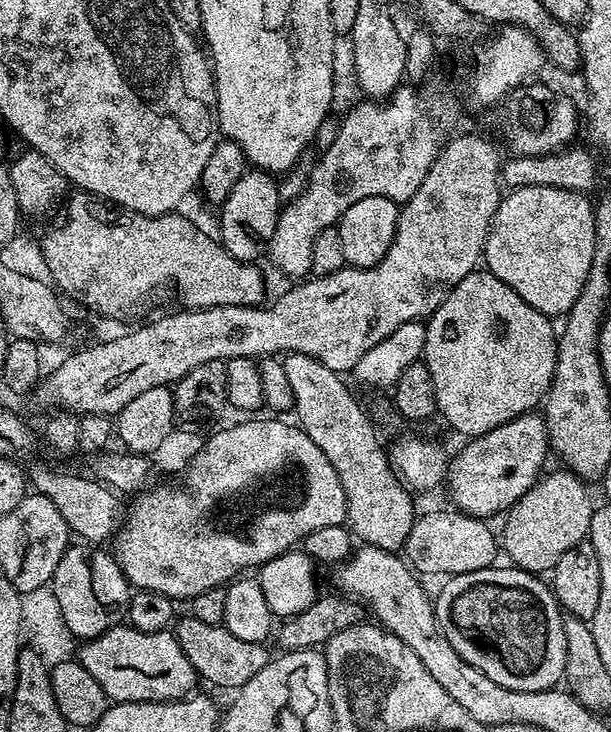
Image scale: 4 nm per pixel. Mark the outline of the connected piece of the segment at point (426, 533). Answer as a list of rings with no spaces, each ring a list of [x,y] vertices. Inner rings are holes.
[[[449,509],[421,513],[416,518],[403,547],[409,565],[419,575],[440,576],[439,578],[493,567],[500,548],[497,535],[495,538],[487,525],[489,523],[481,517],[466,515],[459,509]]]

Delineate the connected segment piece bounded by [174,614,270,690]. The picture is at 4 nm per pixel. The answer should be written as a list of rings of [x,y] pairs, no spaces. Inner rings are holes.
[[[185,614],[184,617],[182,616],[175,621],[174,635],[178,646],[182,646],[182,654],[186,654],[186,658],[190,658],[190,666],[194,666],[197,677],[203,683],[205,680],[206,683],[213,684],[216,688],[232,688],[231,690],[238,690],[242,686],[246,686],[246,682],[250,682],[250,678],[254,678],[254,674],[259,674],[262,666],[268,664],[270,653],[267,652],[267,647],[264,644],[259,644],[258,642],[242,642],[242,638],[234,638],[234,634],[230,634],[230,630],[226,630],[223,624],[198,622],[188,614]]]

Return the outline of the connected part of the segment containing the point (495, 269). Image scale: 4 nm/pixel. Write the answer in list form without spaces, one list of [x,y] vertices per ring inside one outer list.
[[[534,185],[525,188],[514,188],[501,199],[498,210],[492,219],[492,224],[488,227],[488,241],[484,243],[484,255],[482,257],[487,271],[493,272],[499,280],[506,282],[506,286],[510,286],[515,290],[523,301],[530,303],[530,306],[534,306],[535,309],[549,318],[556,318],[558,314],[560,316],[565,315],[572,308],[582,290],[582,286],[586,282],[586,274],[592,265],[592,259],[594,258],[594,204],[591,199],[588,201],[587,198],[589,197],[583,191],[560,189],[558,186]]]

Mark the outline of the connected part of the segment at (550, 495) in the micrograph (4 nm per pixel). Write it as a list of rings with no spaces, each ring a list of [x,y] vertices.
[[[561,470],[541,475],[522,498],[508,509],[502,534],[502,552],[508,555],[513,565],[523,572],[533,574],[551,573],[552,567],[570,550],[588,539],[590,522],[594,511],[589,485],[573,472]]]

